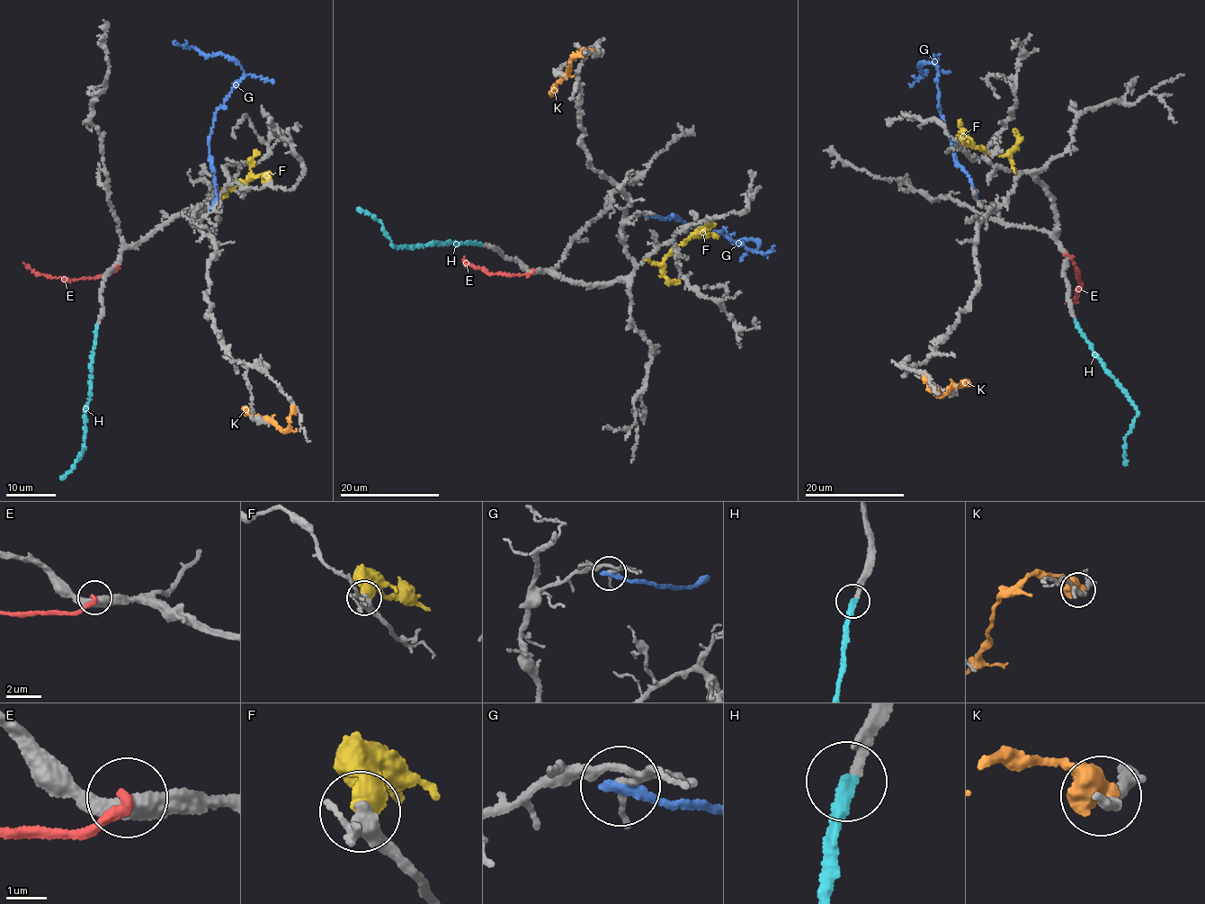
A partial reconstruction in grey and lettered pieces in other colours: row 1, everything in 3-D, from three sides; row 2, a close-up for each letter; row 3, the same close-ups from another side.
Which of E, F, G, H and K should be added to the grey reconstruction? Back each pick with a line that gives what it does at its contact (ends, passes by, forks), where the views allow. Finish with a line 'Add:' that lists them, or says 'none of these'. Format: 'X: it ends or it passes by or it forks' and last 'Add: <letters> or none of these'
H: it ends
Add: H

